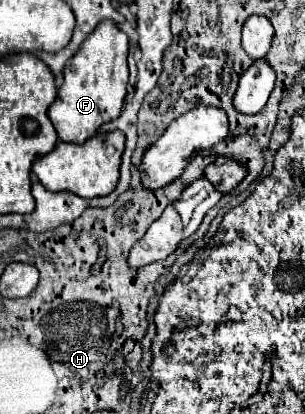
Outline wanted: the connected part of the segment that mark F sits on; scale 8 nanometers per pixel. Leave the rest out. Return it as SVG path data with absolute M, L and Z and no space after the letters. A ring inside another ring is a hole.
M104 20L68 60L64 68L64 82L48 110L48 118L52 120L62 142L82 144L94 136L104 122L120 116L128 84L128 48L130 40L120 26L114 20Z

